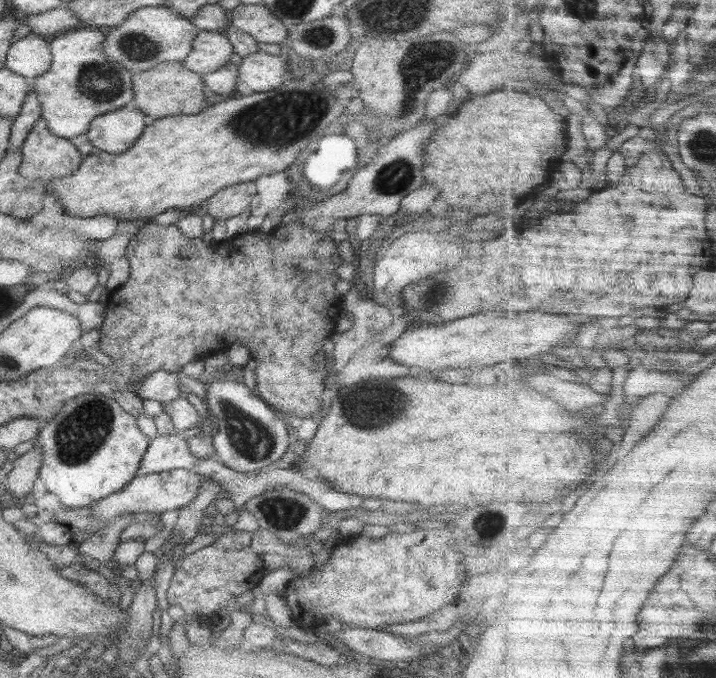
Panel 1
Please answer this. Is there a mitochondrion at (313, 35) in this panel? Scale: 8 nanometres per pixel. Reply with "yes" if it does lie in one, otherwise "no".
yes

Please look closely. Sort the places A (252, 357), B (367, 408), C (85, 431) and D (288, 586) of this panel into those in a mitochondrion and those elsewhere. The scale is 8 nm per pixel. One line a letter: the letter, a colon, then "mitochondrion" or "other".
A: other
B: mitochondrion
C: mitochondrion
D: other

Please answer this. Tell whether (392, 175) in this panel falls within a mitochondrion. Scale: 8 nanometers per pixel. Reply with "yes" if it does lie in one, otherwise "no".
yes

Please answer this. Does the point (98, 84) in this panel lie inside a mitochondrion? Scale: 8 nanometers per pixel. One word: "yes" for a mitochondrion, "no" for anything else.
yes

